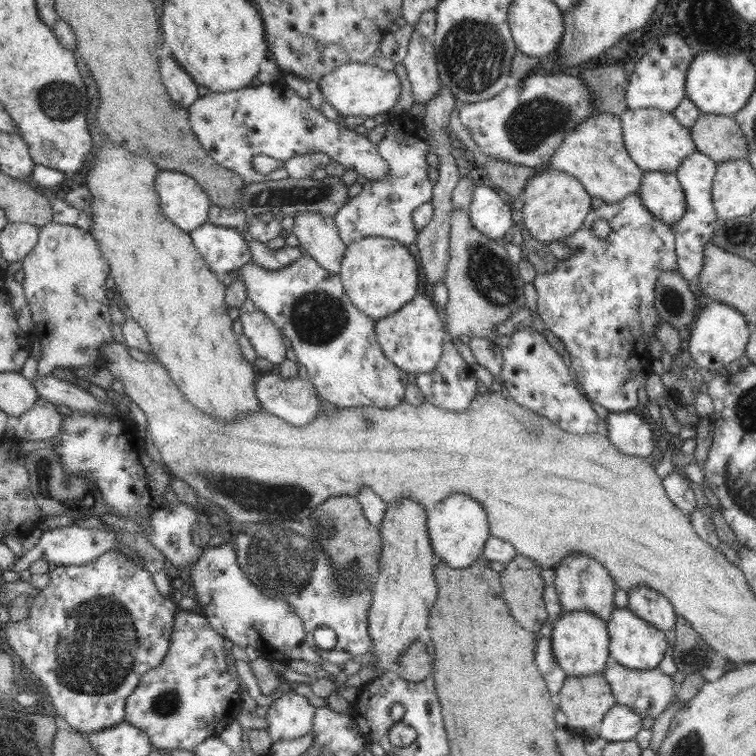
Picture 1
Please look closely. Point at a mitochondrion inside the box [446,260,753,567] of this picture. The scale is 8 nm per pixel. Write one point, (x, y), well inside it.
(673, 301)

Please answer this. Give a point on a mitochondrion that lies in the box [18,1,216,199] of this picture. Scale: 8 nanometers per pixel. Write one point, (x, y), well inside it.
(59, 105)

